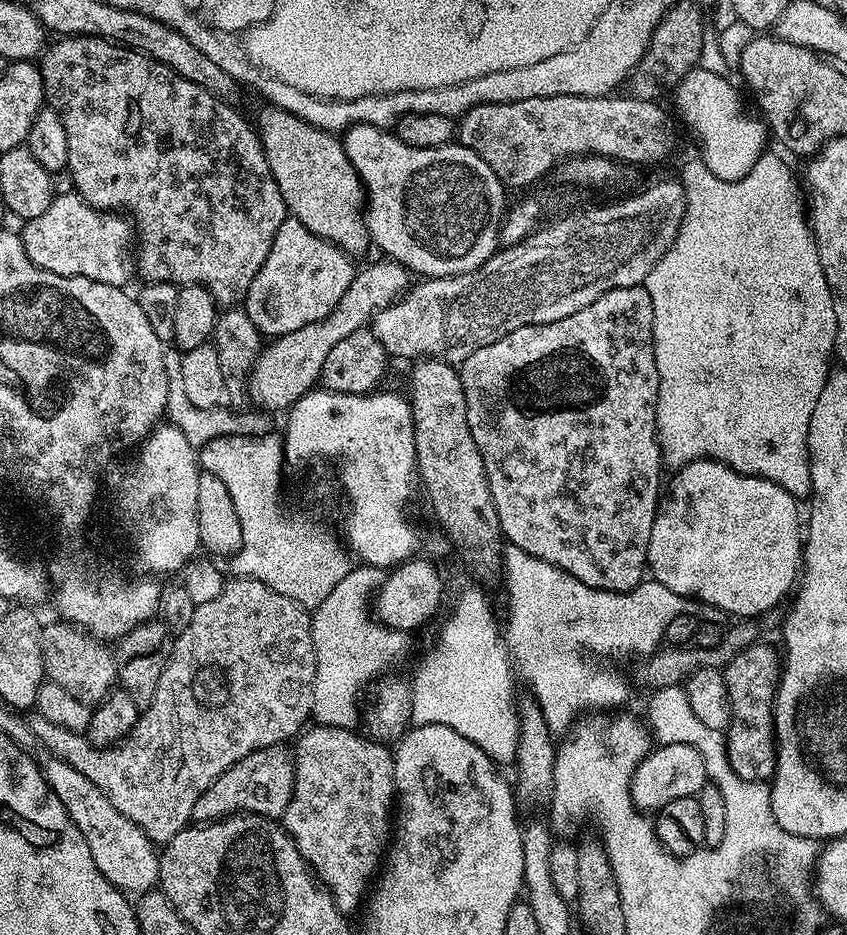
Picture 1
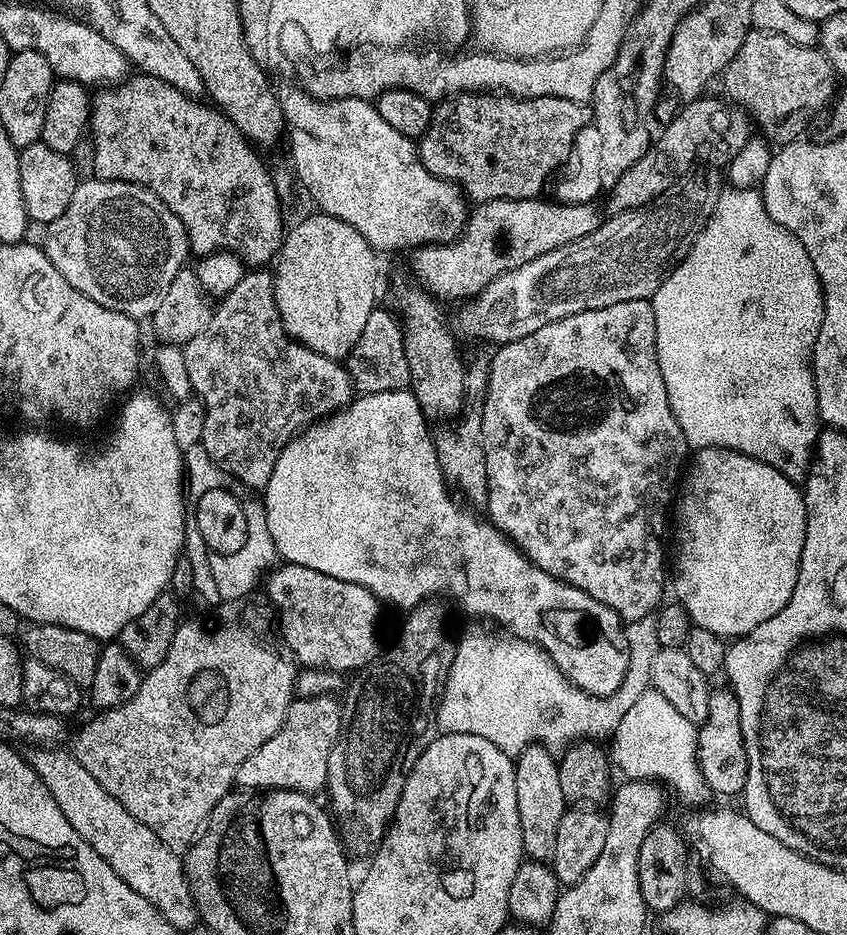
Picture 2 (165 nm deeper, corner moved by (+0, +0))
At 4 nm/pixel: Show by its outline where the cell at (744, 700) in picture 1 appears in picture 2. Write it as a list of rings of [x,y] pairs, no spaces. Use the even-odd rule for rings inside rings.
[[[713,687],[710,691],[710,710],[703,724],[699,725],[697,734],[697,761],[700,764],[702,777],[712,793],[717,797],[719,795],[739,797],[746,782],[748,759],[742,738],[738,698],[732,693],[731,687],[723,687]]]

